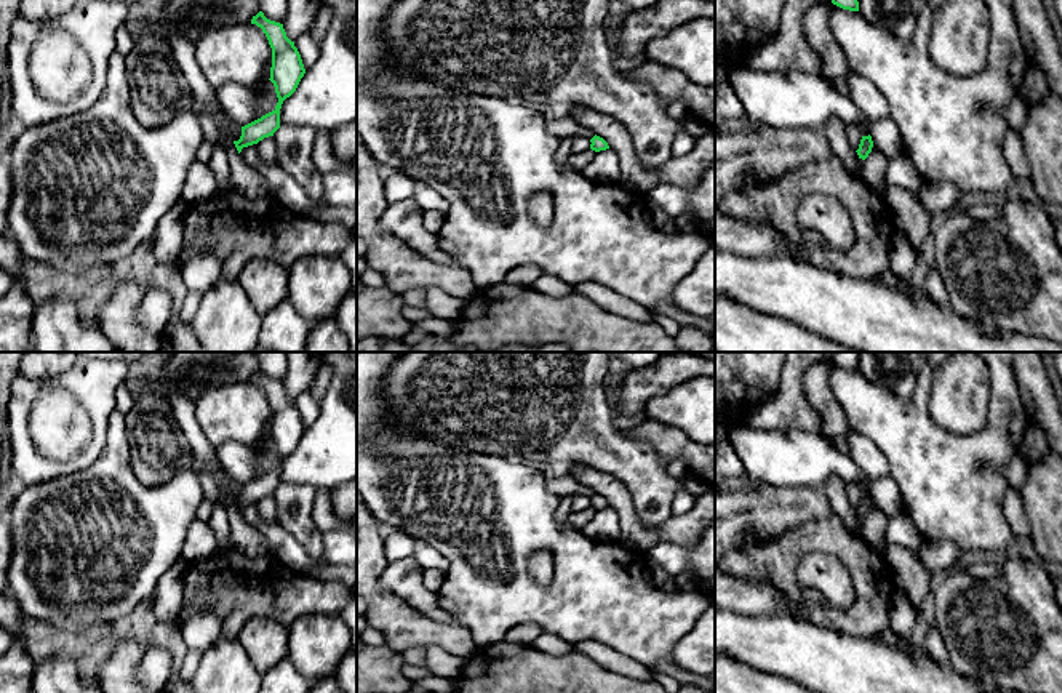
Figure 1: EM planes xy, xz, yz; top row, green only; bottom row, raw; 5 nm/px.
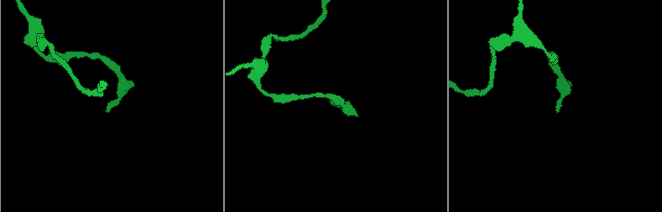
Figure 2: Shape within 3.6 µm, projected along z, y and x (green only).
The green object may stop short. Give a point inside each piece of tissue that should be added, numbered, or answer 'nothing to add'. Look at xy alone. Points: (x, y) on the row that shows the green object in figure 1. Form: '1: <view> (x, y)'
nothing to add

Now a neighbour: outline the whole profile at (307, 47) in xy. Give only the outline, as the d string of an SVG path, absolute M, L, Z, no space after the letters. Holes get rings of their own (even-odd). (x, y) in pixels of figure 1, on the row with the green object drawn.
M305 32L304 35L301 35L296 42L294 46L297 48L304 69L310 69L318 58L320 53L320 43L315 42L309 32Z

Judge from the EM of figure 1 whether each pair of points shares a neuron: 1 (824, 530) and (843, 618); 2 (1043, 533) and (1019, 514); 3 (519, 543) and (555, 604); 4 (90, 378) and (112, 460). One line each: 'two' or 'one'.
1: one
2: two
3: one
4: two

